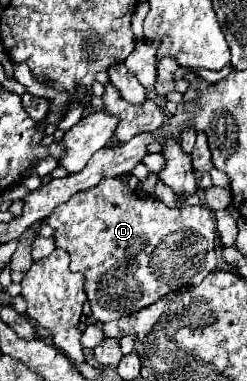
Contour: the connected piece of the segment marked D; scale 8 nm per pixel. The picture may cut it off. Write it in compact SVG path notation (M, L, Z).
M104 178L94 188L74 194L48 216L48 224L56 230L56 246L70 254L70 270L86 276L92 316L100 322L134 314L172 290L196 286L218 266L218 256L214 252L216 222L206 204L188 206L182 210L168 208L162 200L138 196L128 188L128 182L120 178Z

